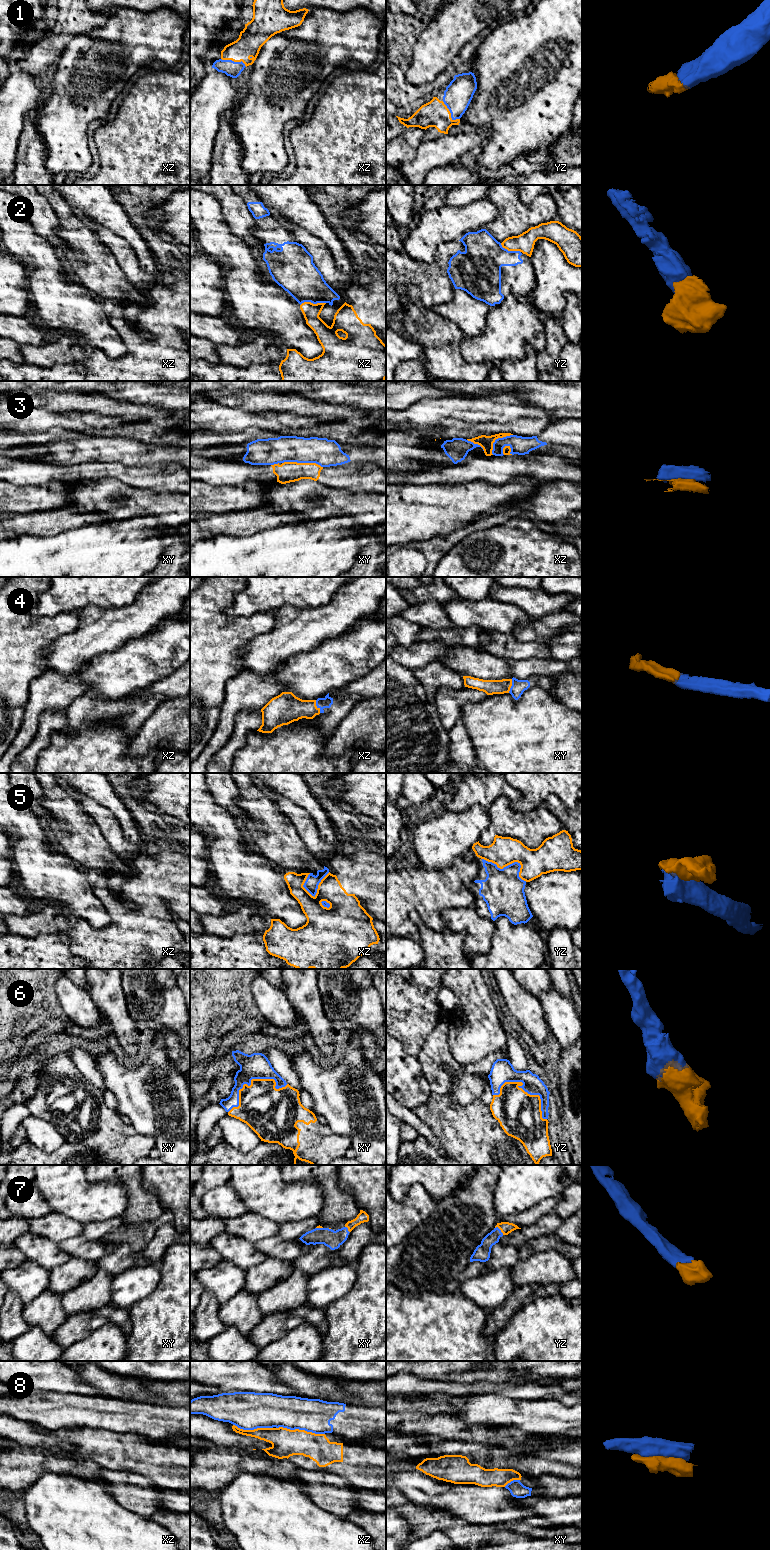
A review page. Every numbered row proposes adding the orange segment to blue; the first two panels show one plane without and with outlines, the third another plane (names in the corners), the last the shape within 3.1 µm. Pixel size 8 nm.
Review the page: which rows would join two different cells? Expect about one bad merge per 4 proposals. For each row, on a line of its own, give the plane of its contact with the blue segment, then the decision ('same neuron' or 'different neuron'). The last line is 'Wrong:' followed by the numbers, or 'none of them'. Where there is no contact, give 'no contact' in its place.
1: contact in xz; same neuron
2: contact in xz; different neuron
3: contact in xy; different neuron
4: contact in xz; same neuron
5: contact in yz; different neuron
6: contact in yz; same neuron
7: contact in yz; same neuron
8: contact in xz; different neuron
Wrong: 2, 3, 5, 8

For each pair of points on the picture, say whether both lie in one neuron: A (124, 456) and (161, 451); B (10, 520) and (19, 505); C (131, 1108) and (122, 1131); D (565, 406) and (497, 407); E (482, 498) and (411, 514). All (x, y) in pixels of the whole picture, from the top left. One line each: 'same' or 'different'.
A: same
B: different
C: different
D: different
E: same

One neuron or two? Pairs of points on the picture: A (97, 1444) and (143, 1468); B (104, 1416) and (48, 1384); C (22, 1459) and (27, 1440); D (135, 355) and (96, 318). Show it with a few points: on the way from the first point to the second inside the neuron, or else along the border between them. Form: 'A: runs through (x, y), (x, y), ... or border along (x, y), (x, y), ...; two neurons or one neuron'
A: runs through (108, 1449), (115, 1452), (125, 1452), (132, 1459); one neuron
B: border along (38, 1392), (76, 1392), (85, 1395); two neurons
C: border along (18, 1444), (24, 1447), (44, 1447), (48, 1449); two neurons
D: border along (112, 326), (126, 348), (126, 352), (116, 359); two neurons

